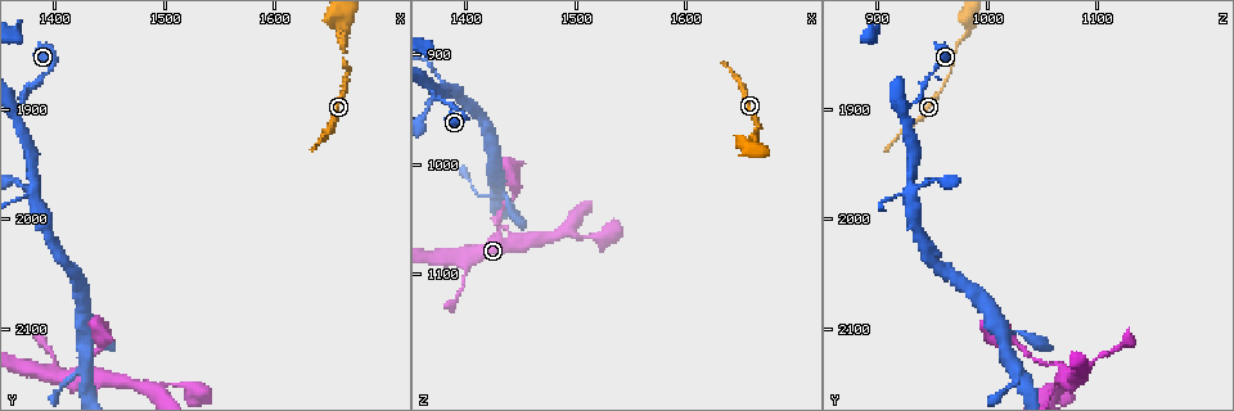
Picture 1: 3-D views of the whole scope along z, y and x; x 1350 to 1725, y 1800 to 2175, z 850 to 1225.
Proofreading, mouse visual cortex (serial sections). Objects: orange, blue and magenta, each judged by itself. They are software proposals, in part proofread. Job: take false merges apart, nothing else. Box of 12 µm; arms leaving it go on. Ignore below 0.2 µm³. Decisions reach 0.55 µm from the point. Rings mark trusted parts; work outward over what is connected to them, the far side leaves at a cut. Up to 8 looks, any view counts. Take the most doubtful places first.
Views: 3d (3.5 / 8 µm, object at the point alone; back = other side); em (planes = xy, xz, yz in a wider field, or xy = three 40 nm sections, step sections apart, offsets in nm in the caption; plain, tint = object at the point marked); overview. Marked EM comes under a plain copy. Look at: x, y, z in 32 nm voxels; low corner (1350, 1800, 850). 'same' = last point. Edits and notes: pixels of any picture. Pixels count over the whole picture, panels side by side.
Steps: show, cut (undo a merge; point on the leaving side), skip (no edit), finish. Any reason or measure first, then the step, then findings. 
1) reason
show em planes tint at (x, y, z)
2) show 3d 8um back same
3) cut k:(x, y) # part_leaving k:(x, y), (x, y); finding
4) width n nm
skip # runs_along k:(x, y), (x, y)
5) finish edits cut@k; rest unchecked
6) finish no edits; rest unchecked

thick turns thin
show 3d 3.5um at (1380, 1972, 930)

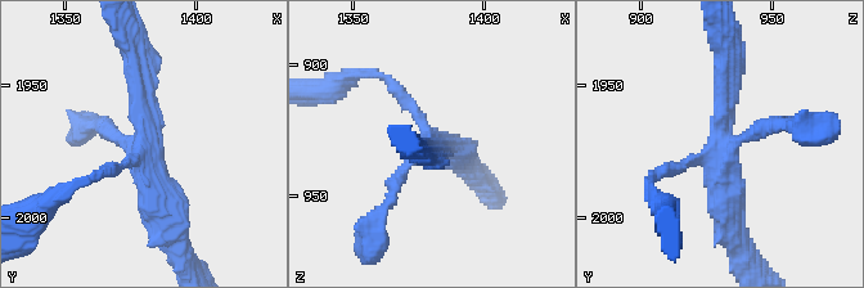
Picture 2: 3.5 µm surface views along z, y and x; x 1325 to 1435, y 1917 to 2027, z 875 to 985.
shape alone is not enough
show em xy step 5 tint at (1380, 1971, 931)

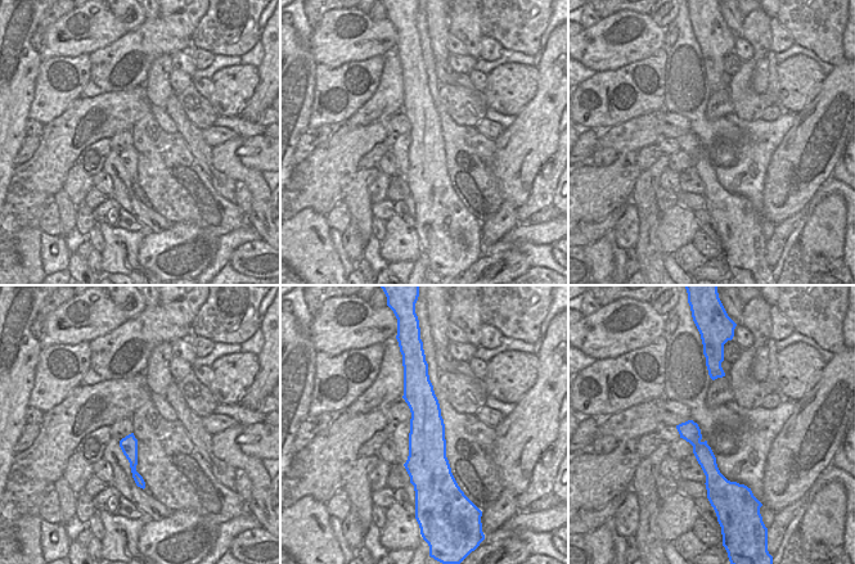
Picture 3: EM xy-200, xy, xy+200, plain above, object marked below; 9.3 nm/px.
skip # runs_along 3:(417, 374), (432, 484); all the same cell

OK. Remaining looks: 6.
calibre changes
show 3d 3.5um at (1518, 2152, 1066)

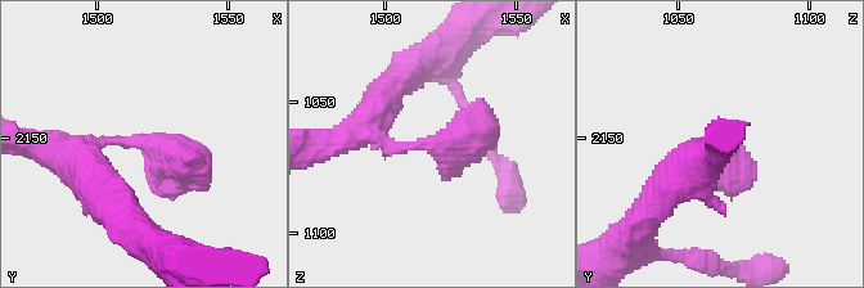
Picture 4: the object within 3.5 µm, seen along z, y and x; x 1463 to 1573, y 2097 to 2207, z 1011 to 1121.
show em xy step 5 tint at (1518, 2152, 1066)

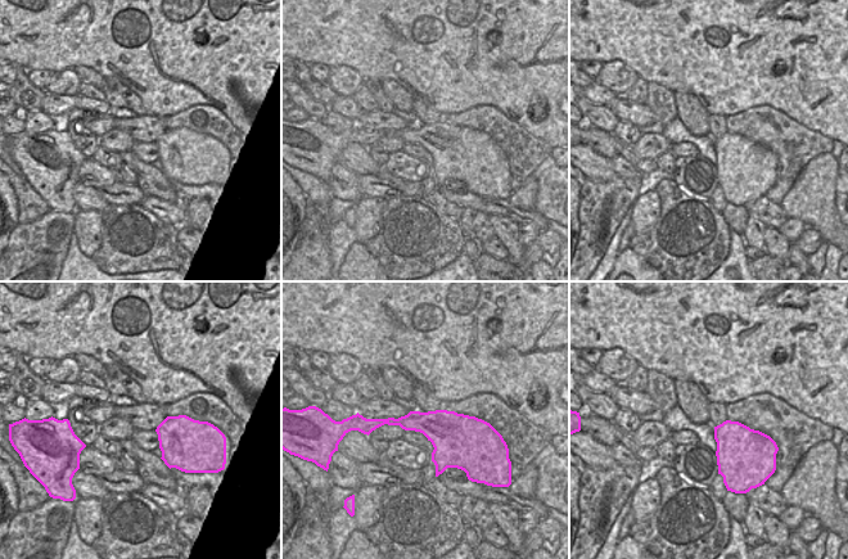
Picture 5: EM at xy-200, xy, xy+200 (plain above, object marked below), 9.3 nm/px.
another direction
show em xy step 2 tint same

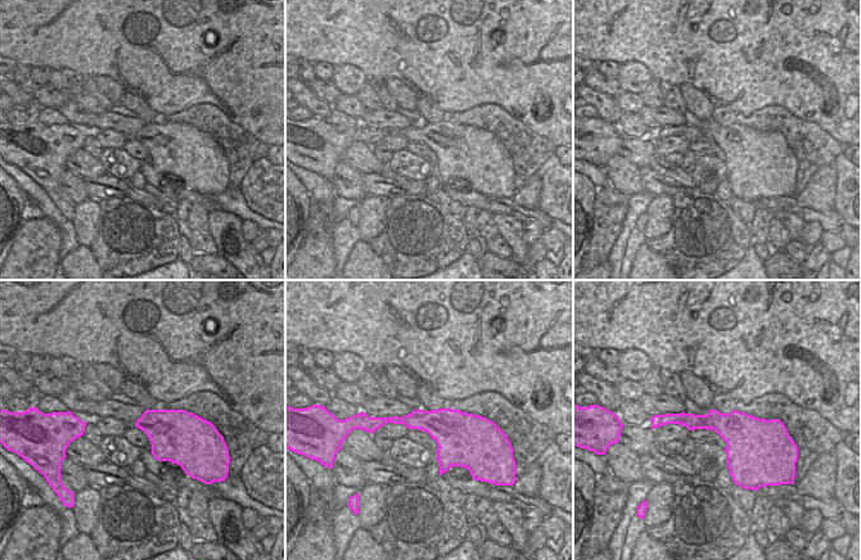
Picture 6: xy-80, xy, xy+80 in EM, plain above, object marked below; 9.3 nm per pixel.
skip # runs_along 4:(58, 151), (153, 143), (205, 187); continuous, no second cell

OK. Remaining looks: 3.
thick turns thin
show 3d 3.5um at (1664, 1824, 988)

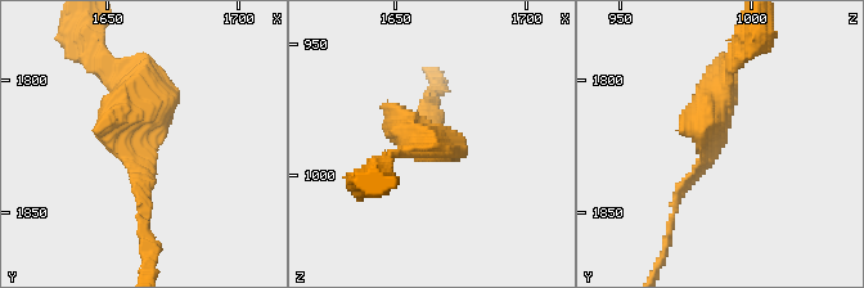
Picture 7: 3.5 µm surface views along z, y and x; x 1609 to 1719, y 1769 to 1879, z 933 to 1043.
show em xy step 5 tint at (1663, 1825, 987)

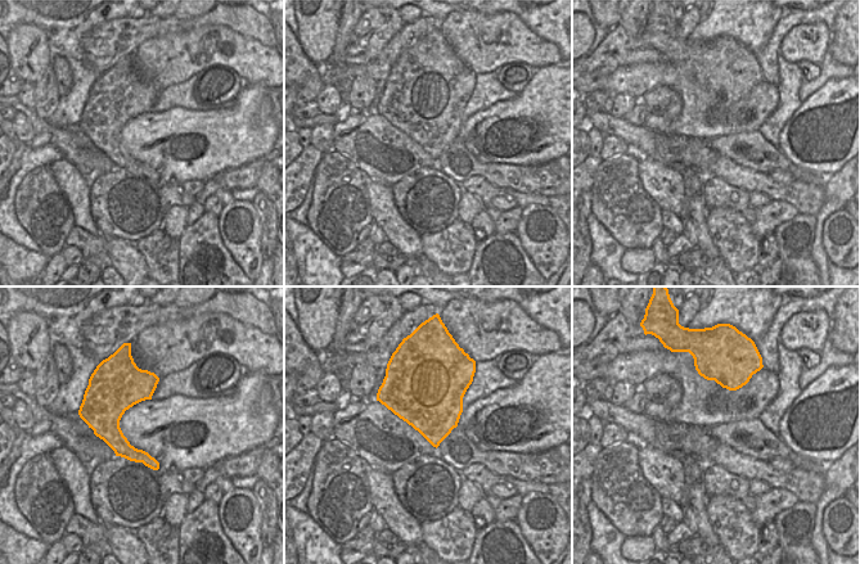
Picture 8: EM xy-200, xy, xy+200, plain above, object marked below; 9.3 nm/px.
skip # runs_along 7:(670, 216), (729, 82); one cell here

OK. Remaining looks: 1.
finish no edits; rest unchecked

